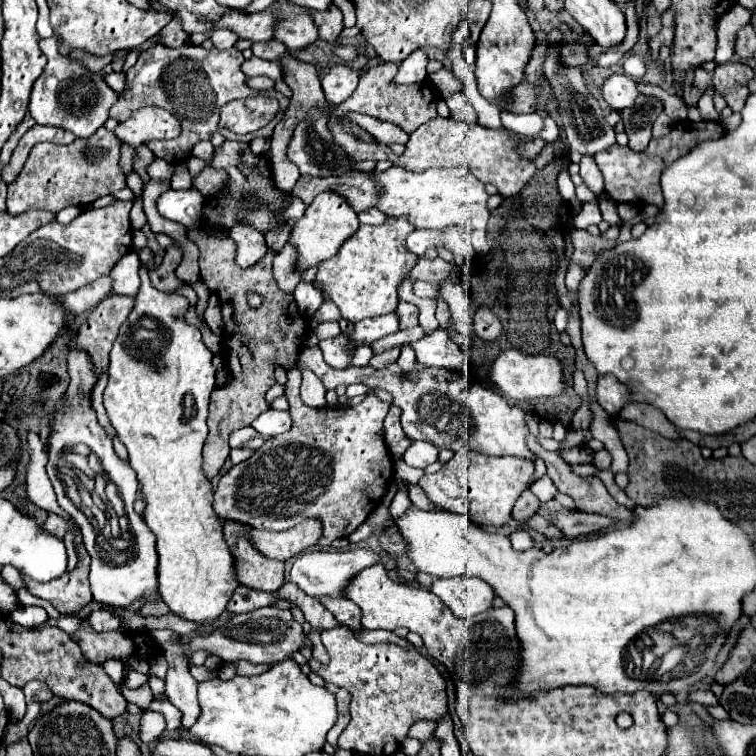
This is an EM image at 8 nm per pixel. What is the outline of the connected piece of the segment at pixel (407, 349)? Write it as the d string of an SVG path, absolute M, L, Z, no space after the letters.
M401 345L401 355L399 355L399 365L409 373L415 367L415 357L413 357L413 347L411 345Z

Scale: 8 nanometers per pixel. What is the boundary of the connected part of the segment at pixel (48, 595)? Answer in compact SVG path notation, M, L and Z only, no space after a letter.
M77 535L75 545L81 549L79 551L81 559L73 571L67 571L63 577L53 579L43 585L25 577L27 589L41 599L49 599L61 615L71 615L91 603L91 591L89 591L89 579L87 579L89 577L89 555L79 543L81 539Z

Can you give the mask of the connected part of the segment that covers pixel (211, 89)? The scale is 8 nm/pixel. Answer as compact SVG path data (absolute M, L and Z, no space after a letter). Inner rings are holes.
M157 45L151 47L147 51L143 51L137 59L137 63L127 71L127 89L125 93L121 93L119 101L111 107L111 117L117 119L118 122L127 121L137 109L143 109L145 105L155 105L167 111L173 111L175 117L183 117L181 119L181 135L177 139L171 141L151 141L147 143L147 147L155 153L155 157L161 157L165 161L169 161L171 165L177 165L179 161L187 161L191 157L191 149L195 143L199 141L211 141L213 133L223 133L225 139L235 139L235 141L253 141L255 137L271 137L275 125L281 121L285 109L289 107L289 99L285 95L281 95L279 91L271 89L271 91L255 91L247 85L247 75L241 71L245 57L241 51L237 51L235 47L219 51L219 49L203 49L197 45L191 47L181 47L181 49L169 49L165 45ZM255 95L265 95L265 97L273 97L279 101L281 109L277 113L277 117L273 119L273 123L269 123L267 127L263 127L257 133L249 133L249 135L237 135L231 131L223 131L219 129L219 113L221 107L233 99L241 99L241 97L255 97Z

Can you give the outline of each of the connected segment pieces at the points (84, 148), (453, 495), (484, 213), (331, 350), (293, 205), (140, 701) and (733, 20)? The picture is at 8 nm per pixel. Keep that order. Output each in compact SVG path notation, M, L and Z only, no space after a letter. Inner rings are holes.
M105 127L97 129L89 139L75 139L69 145L55 143L39 143L19 177L9 183L7 191L7 209L13 215L21 215L29 209L45 209L51 213L59 213L69 205L85 207L99 197L111 195L127 187L125 173L119 165L121 159L121 141L113 137Z
M457 451L455 457L445 463L443 471L425 475L419 485L429 499L455 513L465 513L479 525L503 525L511 519L511 509L517 497L529 489L535 477L535 463L523 457L491 457L477 451Z
M391 167L385 173L371 173L383 187L385 197L377 203L377 209L391 217L409 217L415 229L447 229L449 225L471 223L473 229L487 229L489 207L487 191L483 183L467 169L429 169L413 173L403 167Z
M339 335L335 339L325 339L319 343L321 351L323 351L323 357L325 357L325 363L335 367L335 369L345 369L351 365L353 361L353 351L355 347L349 345L347 337L345 335Z
M293 197L293 201L289 201L289 205L283 209L283 217L285 217L285 221L297 221L305 213L305 209L307 209L307 205Z
M123 685L121 693L123 693L123 697L125 697L127 701L135 703L135 705L141 707L141 709L149 707L149 703L153 701L153 693L151 693L149 685L141 685L141 687L137 687L137 689L127 689L127 687Z
M735 3L729 13L725 13L719 19L719 27L717 27L717 53L715 53L715 61L717 63L725 63L733 57L733 51L729 49L729 45L733 43L733 37L737 33L739 27L743 27L745 23L751 21L751 9L741 7L739 3Z

